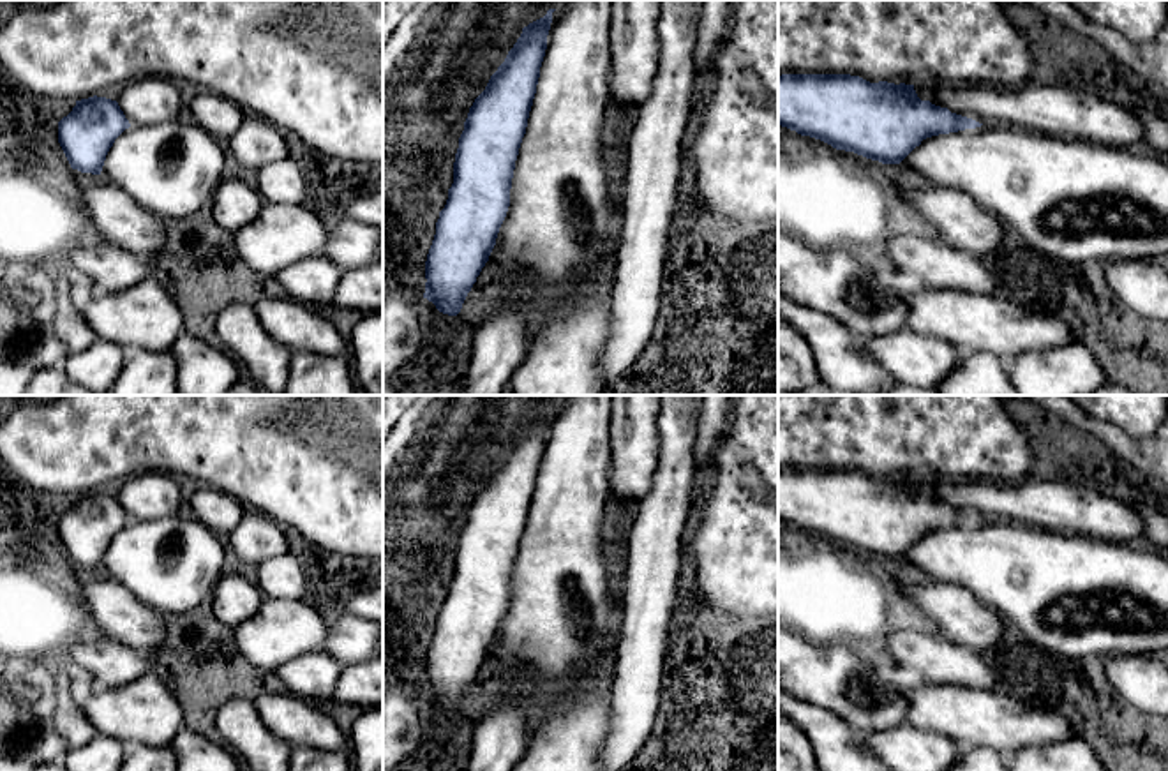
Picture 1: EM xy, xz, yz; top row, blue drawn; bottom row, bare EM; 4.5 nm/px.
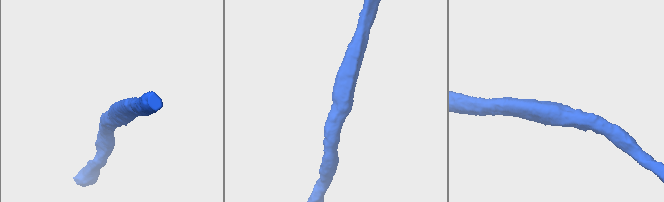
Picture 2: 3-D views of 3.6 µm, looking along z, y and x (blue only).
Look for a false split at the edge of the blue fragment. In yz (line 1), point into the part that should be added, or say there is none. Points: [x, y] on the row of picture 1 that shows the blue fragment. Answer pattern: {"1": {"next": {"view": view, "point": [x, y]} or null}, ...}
{"1": {"next": null}}

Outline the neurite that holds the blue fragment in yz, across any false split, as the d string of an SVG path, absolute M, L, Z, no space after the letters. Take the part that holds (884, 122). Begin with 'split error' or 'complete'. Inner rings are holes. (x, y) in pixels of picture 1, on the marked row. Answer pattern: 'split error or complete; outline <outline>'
complete; outline M850 74L778 76L778 125L882 164L900 164L923 139L983 124L921 101L914 85L870 83Z

